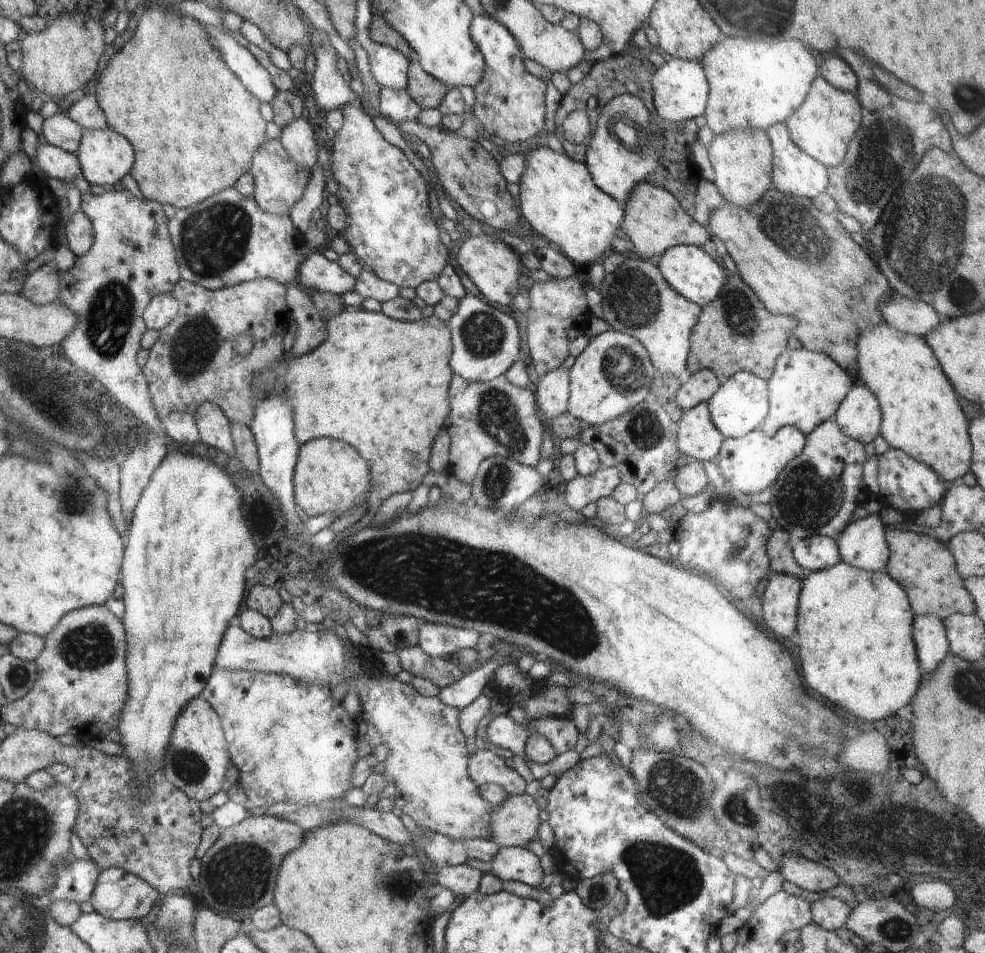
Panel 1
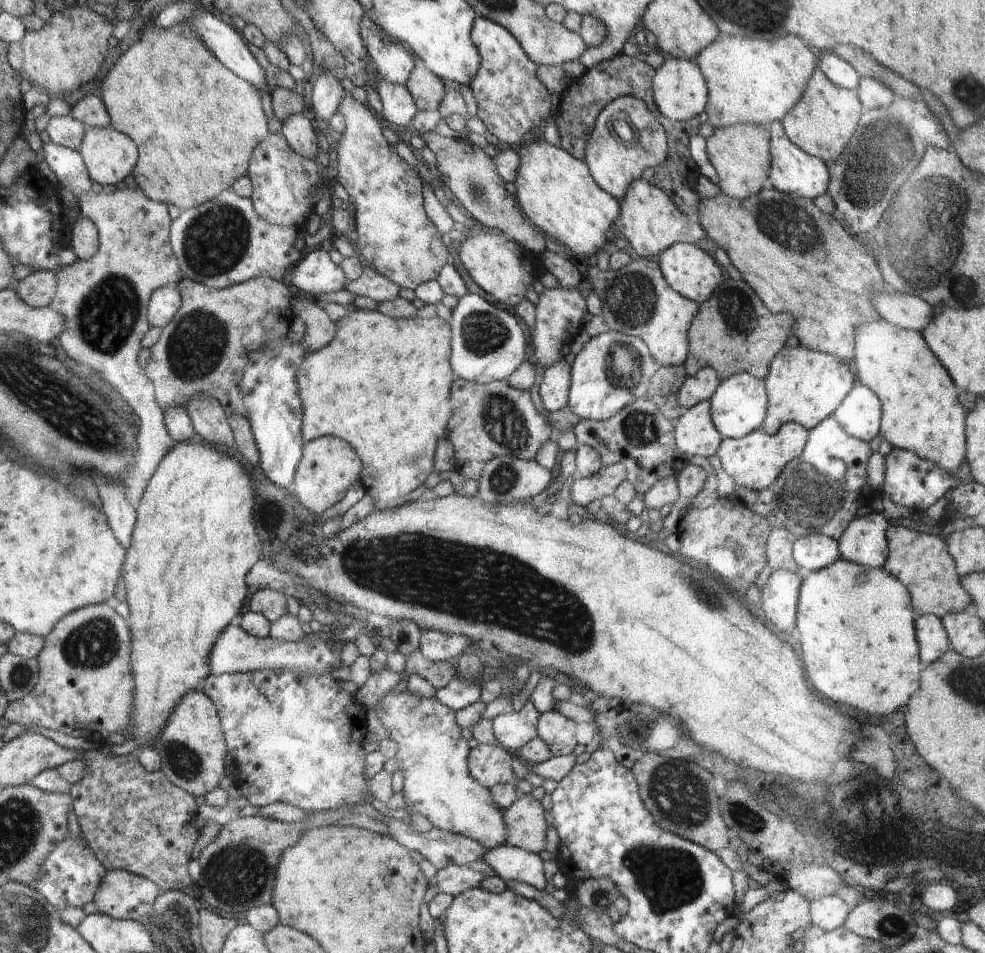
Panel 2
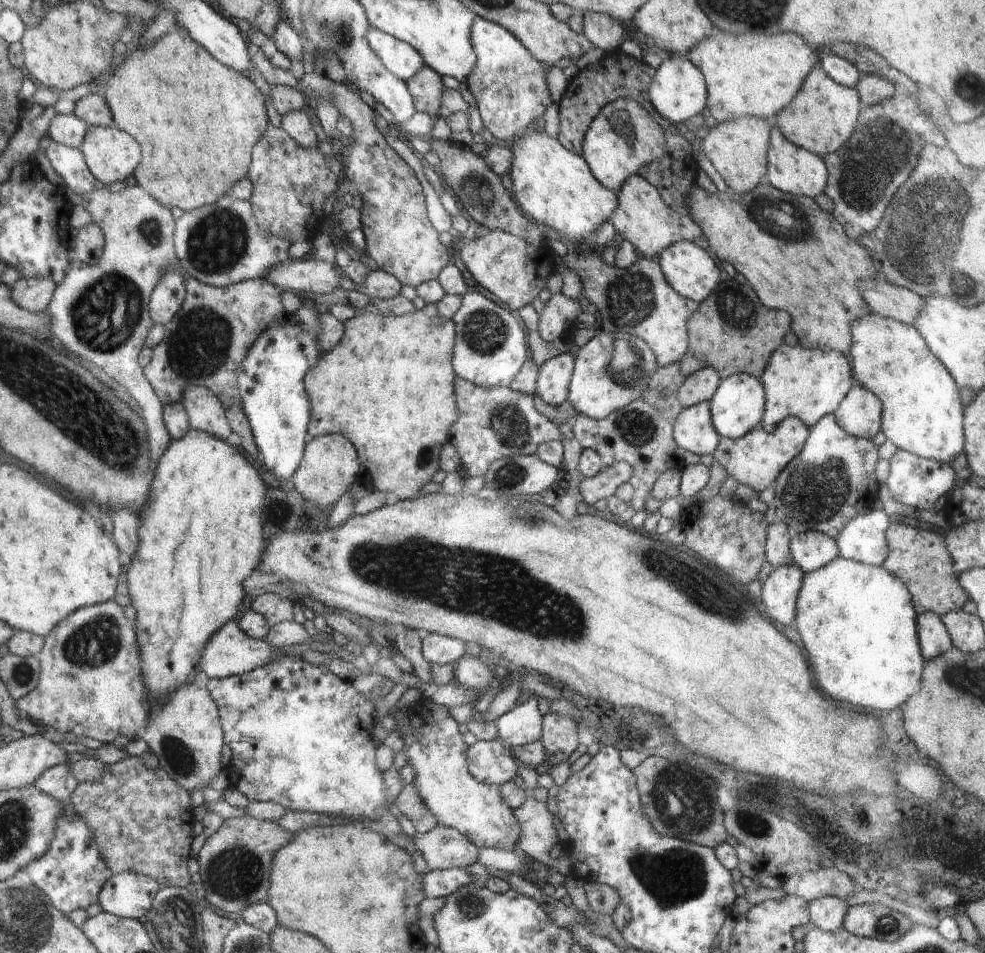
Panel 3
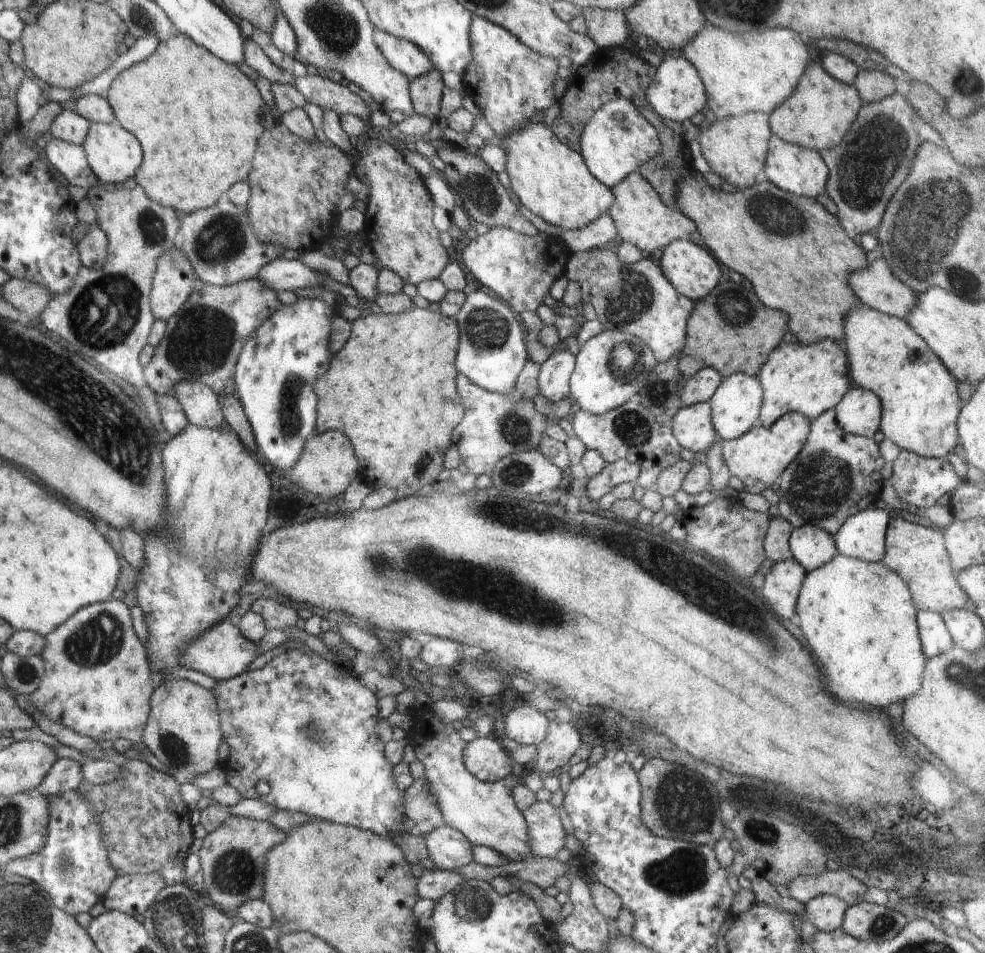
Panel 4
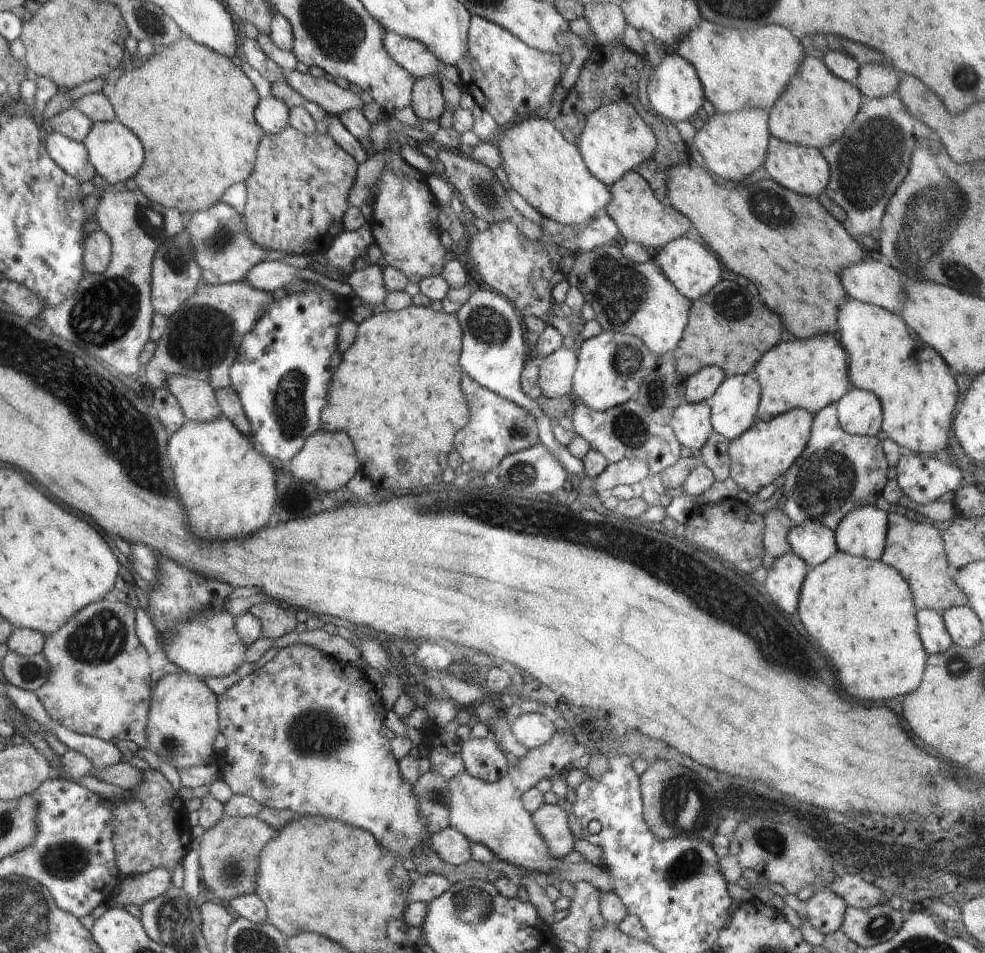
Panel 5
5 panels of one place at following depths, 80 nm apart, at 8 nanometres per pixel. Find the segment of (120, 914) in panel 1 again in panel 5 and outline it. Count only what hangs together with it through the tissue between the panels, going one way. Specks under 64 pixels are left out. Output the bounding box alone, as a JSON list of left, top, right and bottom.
[113,867,173,906]

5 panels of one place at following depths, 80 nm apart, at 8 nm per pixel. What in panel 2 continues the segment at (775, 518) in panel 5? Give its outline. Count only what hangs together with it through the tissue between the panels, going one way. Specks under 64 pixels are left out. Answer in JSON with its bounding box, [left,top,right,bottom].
[766,526,802,572]

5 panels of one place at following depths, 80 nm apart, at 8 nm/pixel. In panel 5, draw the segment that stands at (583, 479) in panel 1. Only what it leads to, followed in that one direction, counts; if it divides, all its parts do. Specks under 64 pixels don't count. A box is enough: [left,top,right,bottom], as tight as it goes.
[594,459,649,497]

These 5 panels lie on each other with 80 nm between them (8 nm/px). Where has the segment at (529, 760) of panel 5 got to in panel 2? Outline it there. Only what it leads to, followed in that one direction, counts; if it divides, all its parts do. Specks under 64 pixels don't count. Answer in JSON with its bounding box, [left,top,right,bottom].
[373,690,578,849]

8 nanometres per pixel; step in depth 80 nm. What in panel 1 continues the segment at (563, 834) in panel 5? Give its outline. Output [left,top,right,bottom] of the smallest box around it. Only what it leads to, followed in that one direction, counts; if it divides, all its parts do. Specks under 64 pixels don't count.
[491,792,540,848]

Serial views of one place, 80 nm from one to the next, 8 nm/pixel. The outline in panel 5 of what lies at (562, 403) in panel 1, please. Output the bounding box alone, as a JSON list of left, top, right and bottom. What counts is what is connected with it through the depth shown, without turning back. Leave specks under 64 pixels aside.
[538,347,577,398]

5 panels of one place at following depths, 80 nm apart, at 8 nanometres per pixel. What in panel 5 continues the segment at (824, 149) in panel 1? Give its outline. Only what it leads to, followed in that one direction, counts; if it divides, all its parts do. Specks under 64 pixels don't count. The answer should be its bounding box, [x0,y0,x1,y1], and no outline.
[770,56,864,150]

